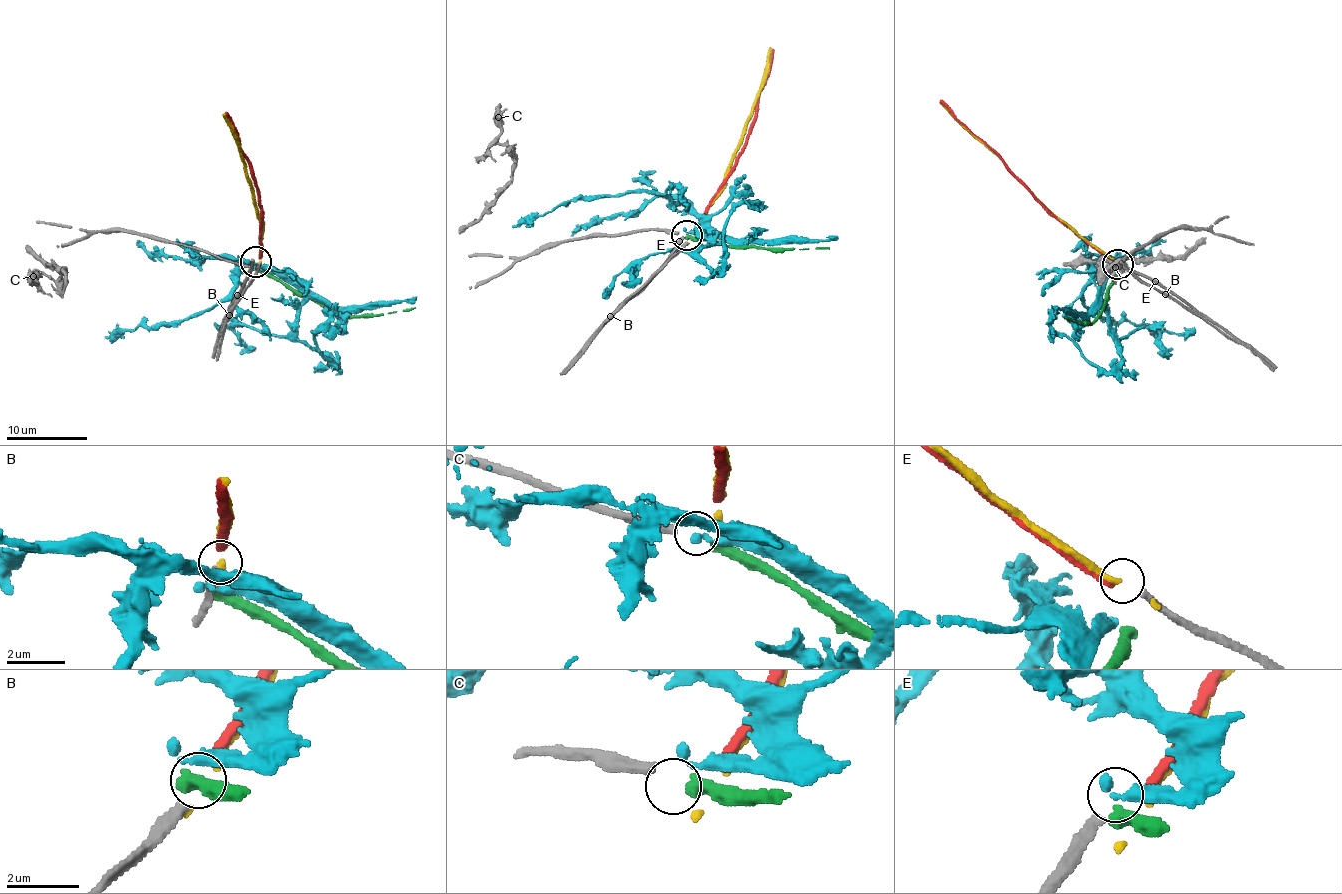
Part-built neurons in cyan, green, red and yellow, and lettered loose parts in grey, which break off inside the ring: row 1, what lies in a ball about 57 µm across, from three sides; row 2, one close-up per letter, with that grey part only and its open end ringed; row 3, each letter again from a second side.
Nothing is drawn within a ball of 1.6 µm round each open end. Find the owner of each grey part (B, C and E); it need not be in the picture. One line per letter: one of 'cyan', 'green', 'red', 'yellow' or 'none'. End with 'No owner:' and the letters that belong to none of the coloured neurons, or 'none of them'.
B: red
C: green
E: none
No owner: E

